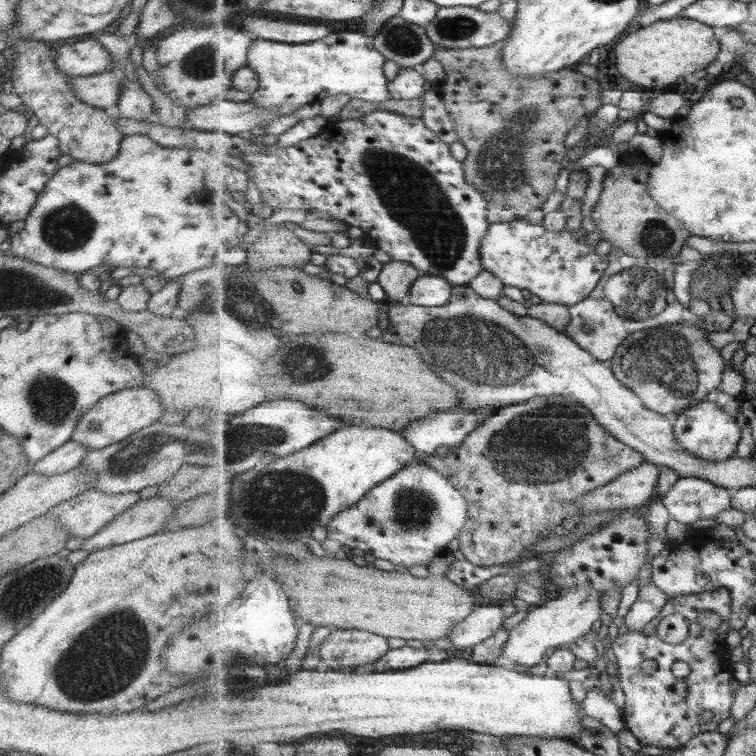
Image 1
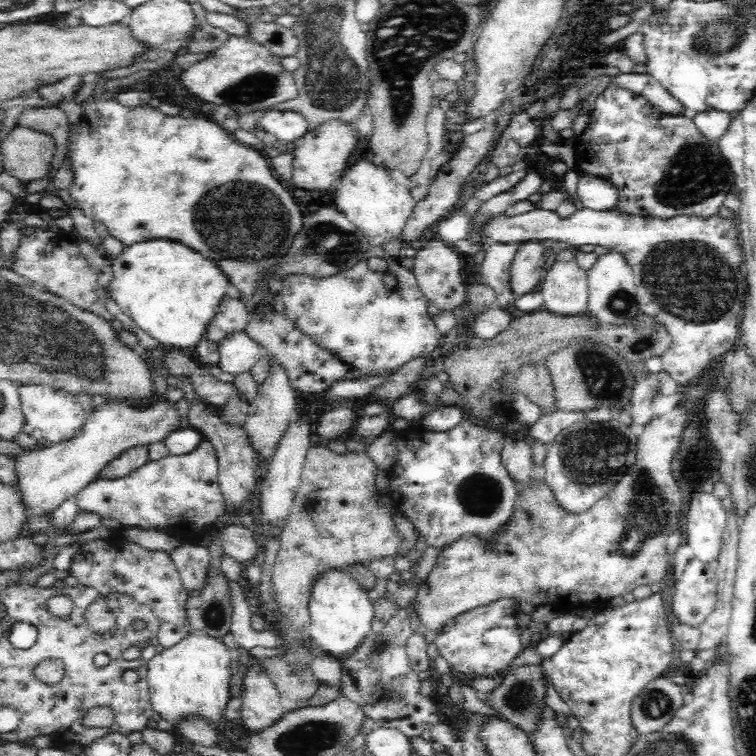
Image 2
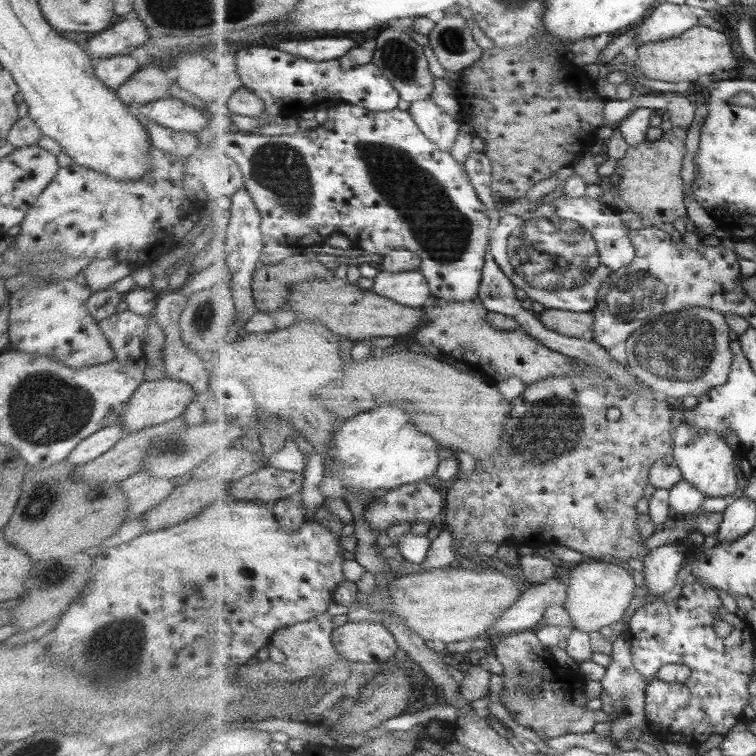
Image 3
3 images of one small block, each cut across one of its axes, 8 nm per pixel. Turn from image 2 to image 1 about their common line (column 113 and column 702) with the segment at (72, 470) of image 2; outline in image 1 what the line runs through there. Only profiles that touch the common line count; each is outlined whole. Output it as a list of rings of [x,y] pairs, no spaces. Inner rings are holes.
[[[701,401],[686,408],[673,419],[674,436],[692,456],[710,462],[726,462],[735,456],[741,440],[741,428],[737,420],[723,412],[716,402]]]

